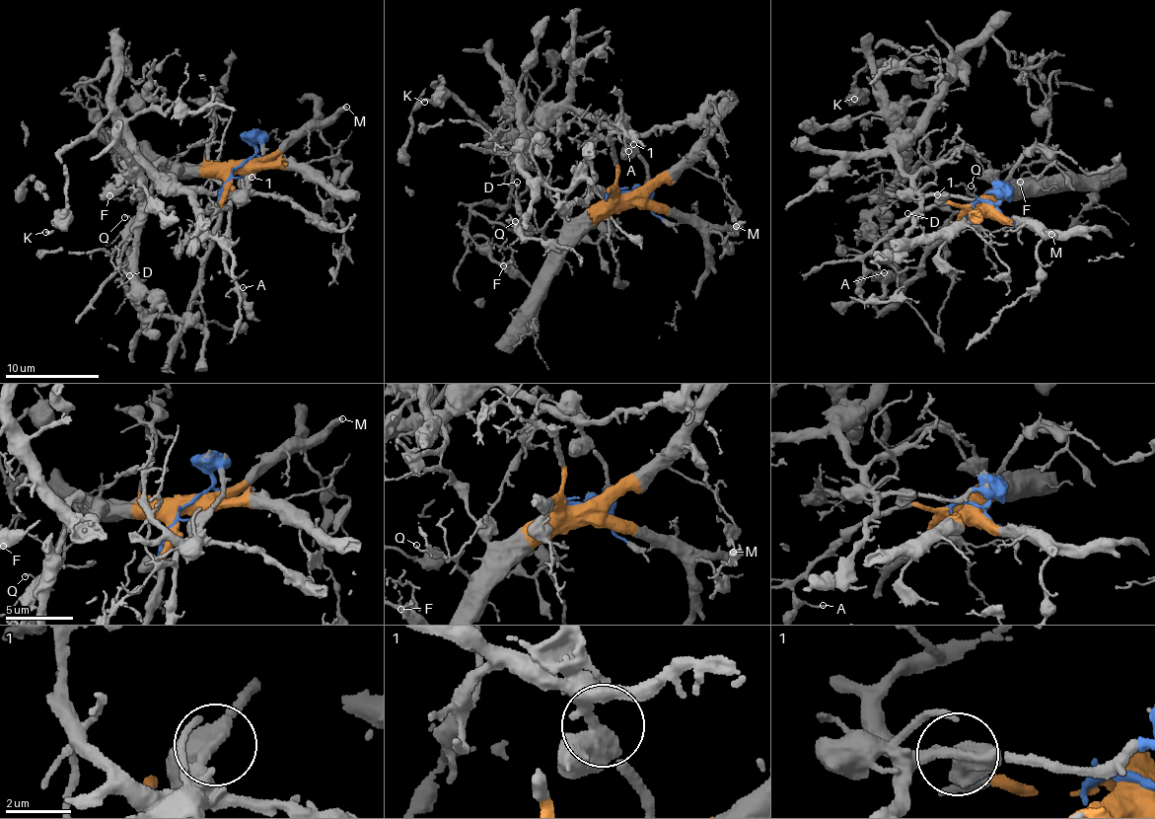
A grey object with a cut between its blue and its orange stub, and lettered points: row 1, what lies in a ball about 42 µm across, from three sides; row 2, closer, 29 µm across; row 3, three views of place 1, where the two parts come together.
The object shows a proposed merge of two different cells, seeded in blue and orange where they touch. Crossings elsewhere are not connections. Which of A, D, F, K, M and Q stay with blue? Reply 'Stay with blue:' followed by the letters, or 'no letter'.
Stay with blue: K

